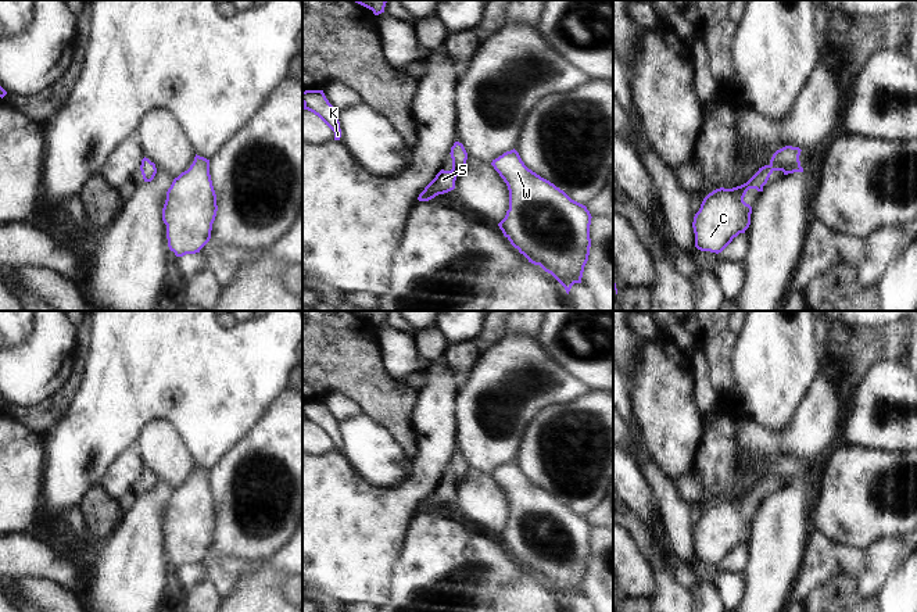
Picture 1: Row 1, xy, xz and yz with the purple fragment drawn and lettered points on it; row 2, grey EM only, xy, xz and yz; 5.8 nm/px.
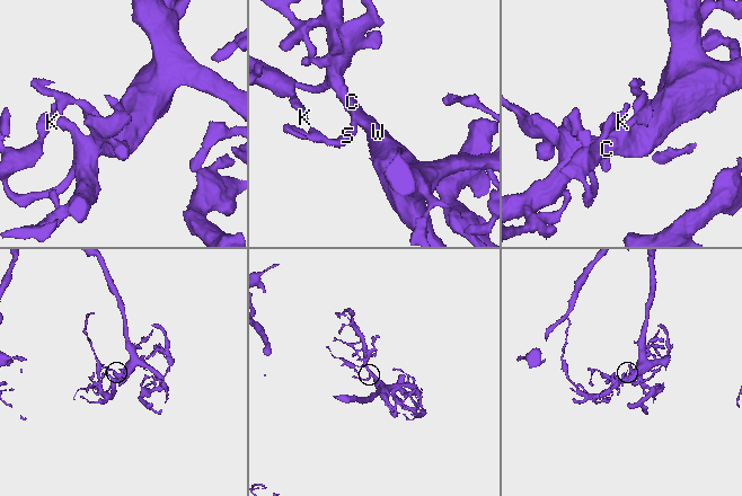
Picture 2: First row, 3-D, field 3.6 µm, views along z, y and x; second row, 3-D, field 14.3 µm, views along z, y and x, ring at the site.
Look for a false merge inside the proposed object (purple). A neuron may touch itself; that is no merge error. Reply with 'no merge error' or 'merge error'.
no merge error

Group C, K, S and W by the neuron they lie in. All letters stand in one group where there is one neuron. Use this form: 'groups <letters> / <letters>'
groups C K S W

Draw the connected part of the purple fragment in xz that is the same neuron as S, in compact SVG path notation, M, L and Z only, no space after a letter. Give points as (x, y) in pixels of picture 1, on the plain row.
M455 452L451 458L451 469L452 469L452 480L444 482L441 480L436 488L425 498L425 501L419 505L419 512L429 512L438 505L448 504L455 500L455 491L458 484L465 479L468 464L462 454Z

